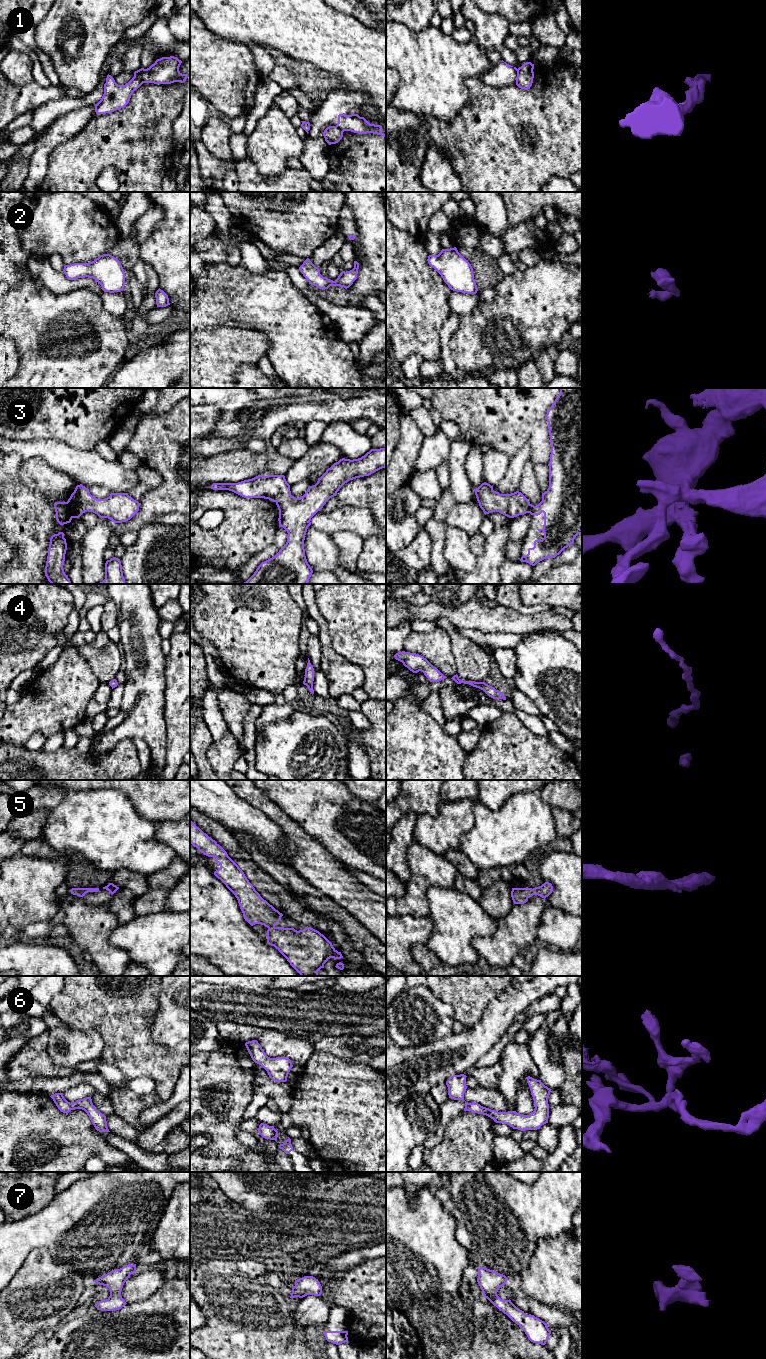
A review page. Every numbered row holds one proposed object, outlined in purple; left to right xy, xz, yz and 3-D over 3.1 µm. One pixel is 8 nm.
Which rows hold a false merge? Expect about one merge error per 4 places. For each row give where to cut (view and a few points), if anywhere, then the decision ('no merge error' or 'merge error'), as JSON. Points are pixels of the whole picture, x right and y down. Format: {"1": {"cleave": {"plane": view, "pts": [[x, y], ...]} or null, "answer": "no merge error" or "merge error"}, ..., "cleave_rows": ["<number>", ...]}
{"1": {"cleave": {"plane": "xy", "pts": [[140, 69], [140, 78], [143, 82]]}, "answer": "merge error"}, "2": {"cleave": null, "answer": "no merge error"}, "3": {"cleave": null, "answer": "no merge error"}, "4": {"cleave": null, "answer": "no merge error"}, "5": {"cleave": null, "answer": "no merge error"}, "6": {"cleave": null, "answer": "no merge error"}, "7": {"cleave": null, "answer": "no merge error"}, "cleave_rows": ["1"]}

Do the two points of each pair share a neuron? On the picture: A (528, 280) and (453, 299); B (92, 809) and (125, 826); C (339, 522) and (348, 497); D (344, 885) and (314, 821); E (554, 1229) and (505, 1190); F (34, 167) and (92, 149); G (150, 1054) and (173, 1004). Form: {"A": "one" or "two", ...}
{"A": "two", "B": "one", "C": "two", "D": "two", "E": "one", "F": "two", "G": "two"}

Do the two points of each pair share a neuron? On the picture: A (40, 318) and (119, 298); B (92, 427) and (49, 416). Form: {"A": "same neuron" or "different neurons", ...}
{"A": "different neurons", "B": "same neuron"}

